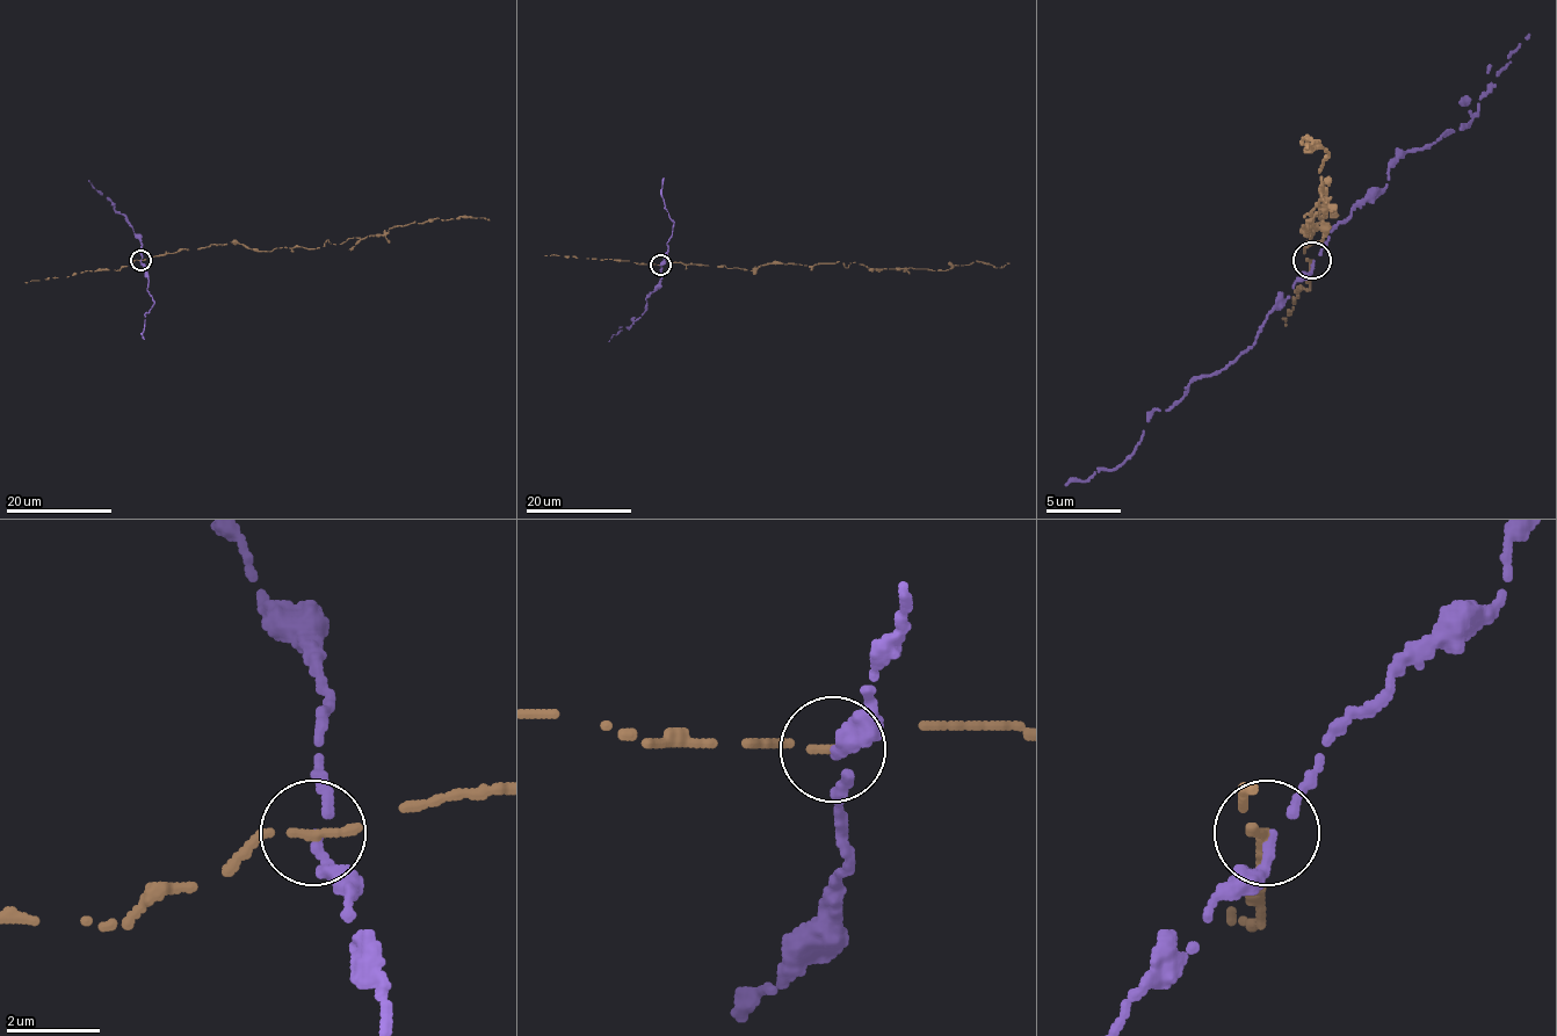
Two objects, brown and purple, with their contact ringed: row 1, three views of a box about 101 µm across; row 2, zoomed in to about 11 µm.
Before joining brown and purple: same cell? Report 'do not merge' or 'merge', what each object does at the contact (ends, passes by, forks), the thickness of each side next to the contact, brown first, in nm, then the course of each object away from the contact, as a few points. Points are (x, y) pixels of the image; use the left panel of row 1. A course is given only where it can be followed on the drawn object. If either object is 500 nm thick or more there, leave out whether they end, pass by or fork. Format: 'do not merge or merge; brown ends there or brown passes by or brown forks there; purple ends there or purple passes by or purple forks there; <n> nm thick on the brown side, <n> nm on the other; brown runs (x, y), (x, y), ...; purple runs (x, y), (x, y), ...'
do not merge; brown ends there; purple passes by; 240 nm thick on the brown side, 180 nm on the other; brown runs (140, 260), (230, 241), (259, 251), (318, 248), (327, 240), (341, 244), (435, 218), (490, 221); purple runs (140, 260), (142, 243), (132, 227), (88, 180)

